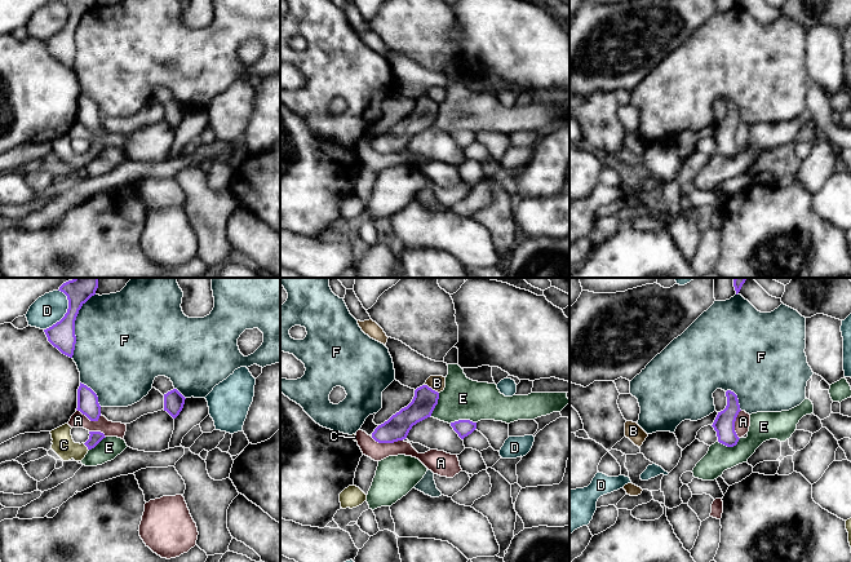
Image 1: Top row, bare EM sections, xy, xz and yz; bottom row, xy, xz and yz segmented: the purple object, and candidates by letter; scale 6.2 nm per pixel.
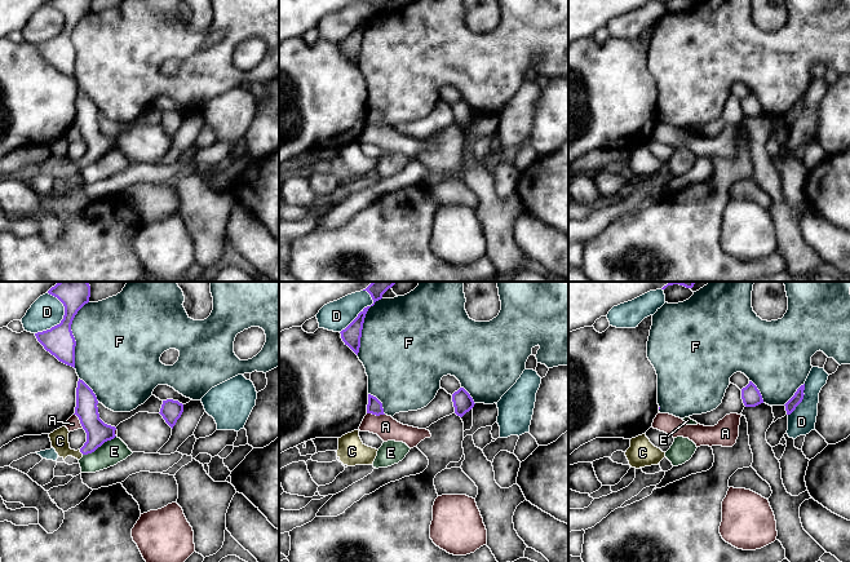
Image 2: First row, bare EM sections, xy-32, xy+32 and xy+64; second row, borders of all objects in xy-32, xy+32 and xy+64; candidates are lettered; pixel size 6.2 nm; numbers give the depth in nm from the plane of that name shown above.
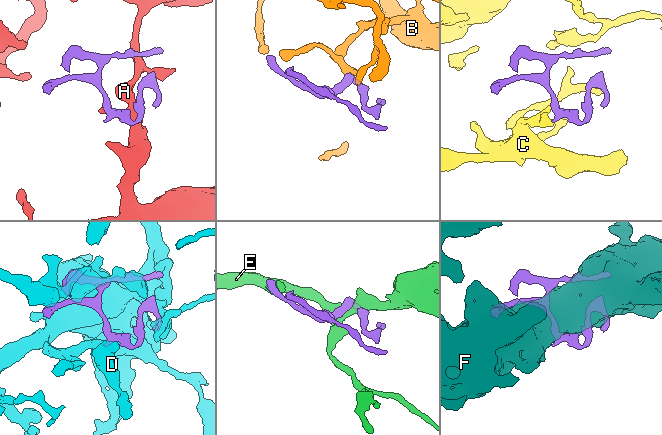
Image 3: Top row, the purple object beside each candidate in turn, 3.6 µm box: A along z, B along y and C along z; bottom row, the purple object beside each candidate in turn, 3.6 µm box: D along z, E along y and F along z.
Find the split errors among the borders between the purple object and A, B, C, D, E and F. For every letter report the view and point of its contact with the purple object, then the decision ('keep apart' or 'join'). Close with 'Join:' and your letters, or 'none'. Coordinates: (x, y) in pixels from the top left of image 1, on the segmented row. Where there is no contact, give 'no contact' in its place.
A: contact xz (386, 442); keep apart
B: contact xz (430, 388); keep apart
C: contact xy (87, 446); join
D: contact xy (66, 313); keep apart
E: contact xz (462, 420); keep apart
F: contact xy (74, 326); keep apart
Join: C

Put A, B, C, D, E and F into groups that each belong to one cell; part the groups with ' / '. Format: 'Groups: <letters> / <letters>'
Groups: A / B / C / D / E / F

